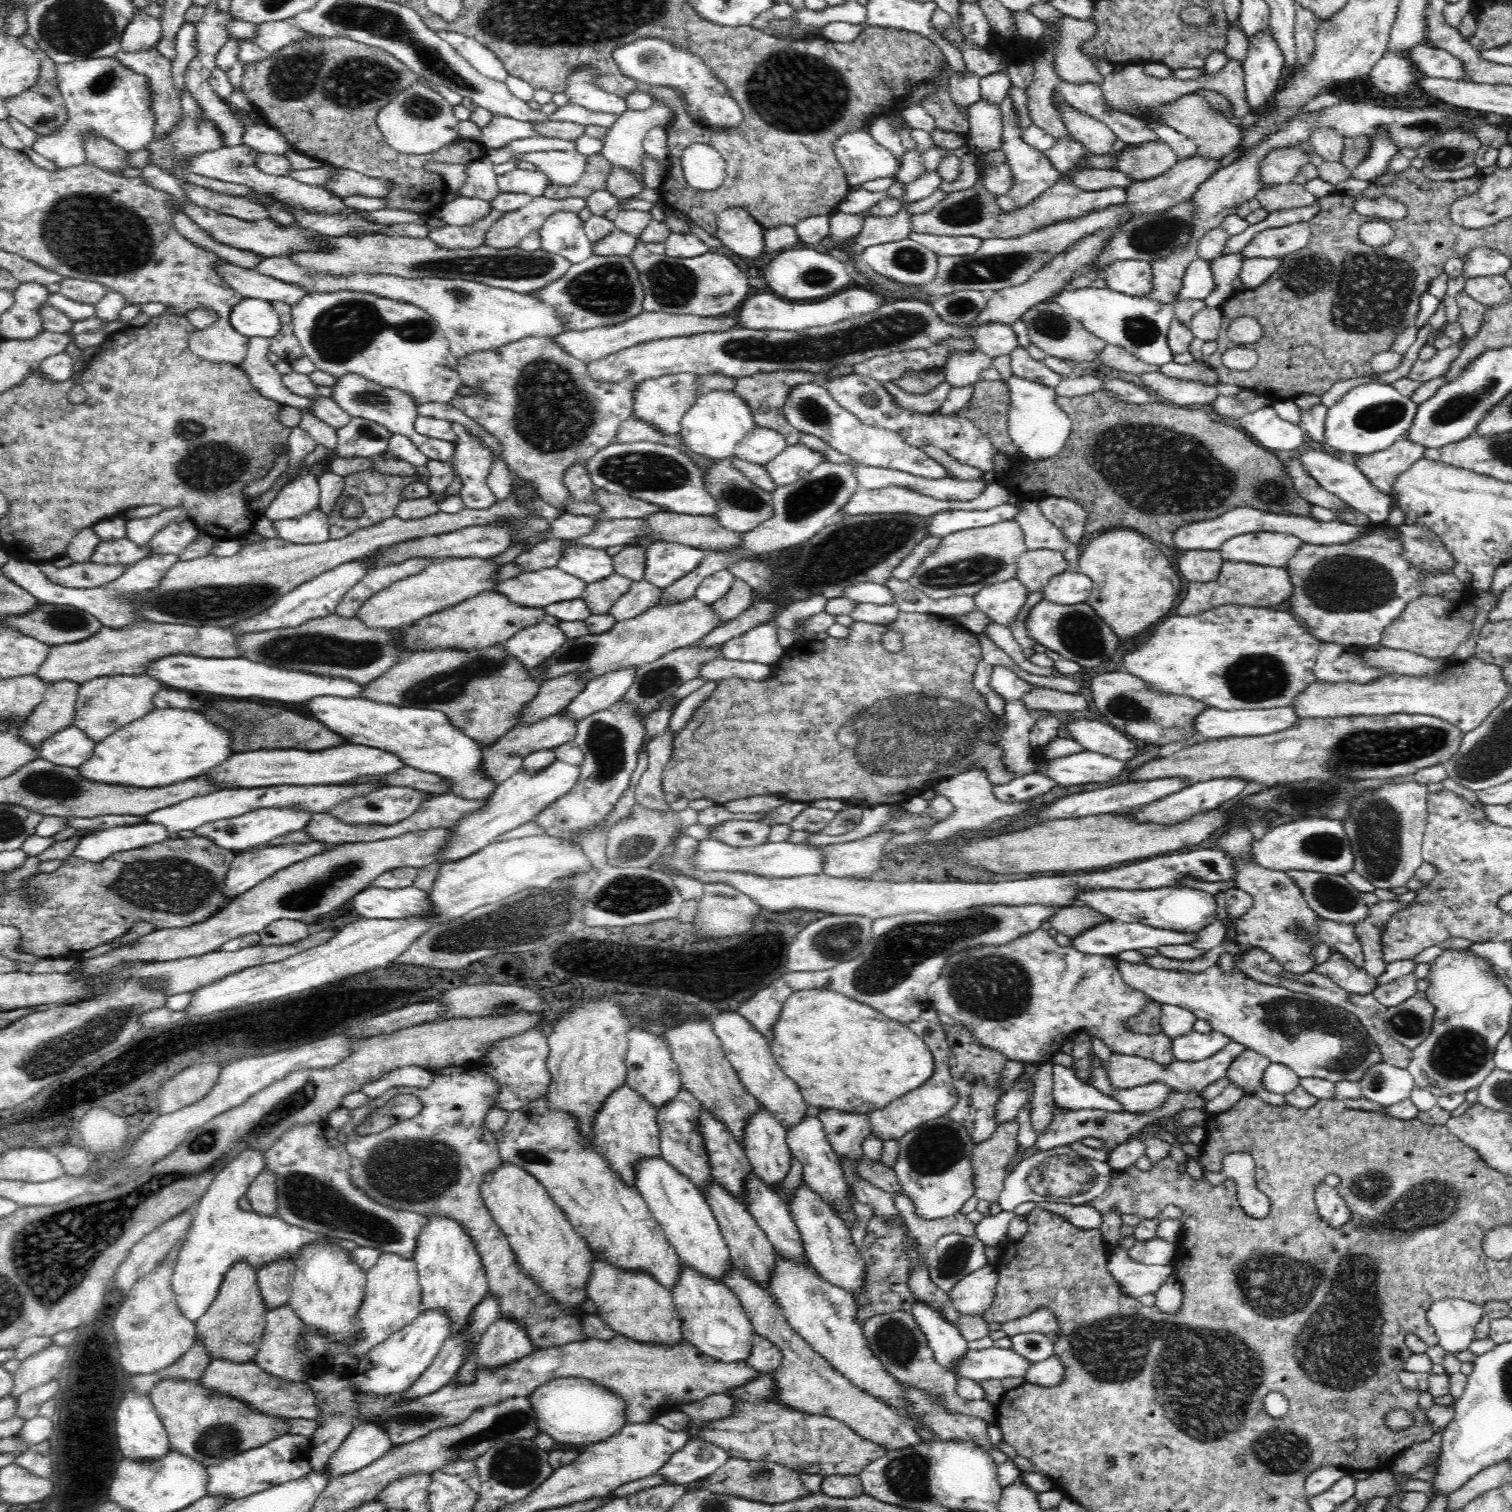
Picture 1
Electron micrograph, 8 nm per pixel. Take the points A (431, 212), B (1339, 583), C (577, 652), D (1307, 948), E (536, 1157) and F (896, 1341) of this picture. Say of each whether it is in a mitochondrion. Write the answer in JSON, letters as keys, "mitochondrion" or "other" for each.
{"A":"other","B":"mitochondrion","C":"mitochondrion","D":"other","E":"other","F":"mitochondrion"}

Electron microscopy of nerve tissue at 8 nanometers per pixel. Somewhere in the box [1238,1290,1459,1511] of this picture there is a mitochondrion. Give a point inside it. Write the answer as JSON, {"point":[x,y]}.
{"point":[1282,1452]}

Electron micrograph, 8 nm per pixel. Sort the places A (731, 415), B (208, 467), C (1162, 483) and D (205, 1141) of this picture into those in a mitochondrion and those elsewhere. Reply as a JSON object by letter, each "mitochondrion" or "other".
{"A":"other","B":"mitochondrion","C":"mitochondrion","D":"mitochondrion"}

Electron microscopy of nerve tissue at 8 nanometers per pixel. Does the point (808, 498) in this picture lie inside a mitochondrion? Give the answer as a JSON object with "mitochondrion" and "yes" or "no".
{"mitochondrion":"yes"}

